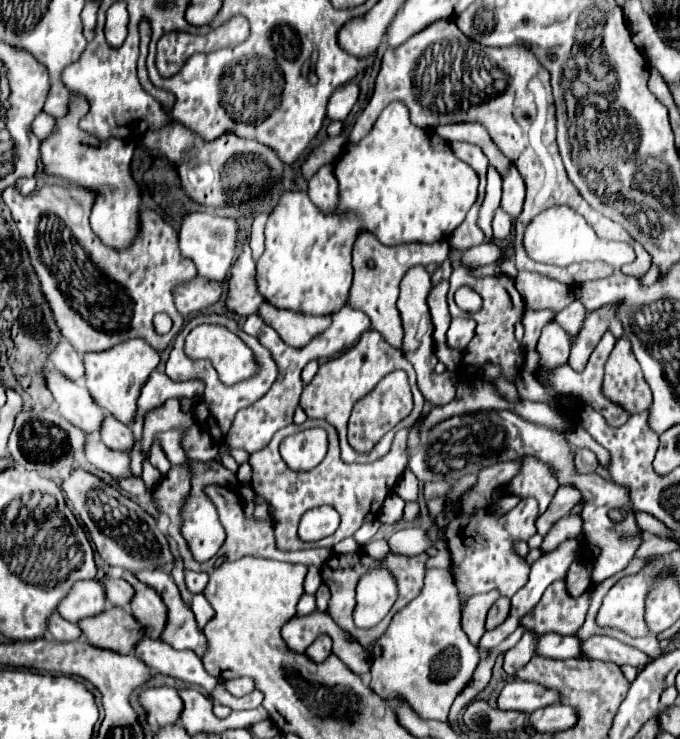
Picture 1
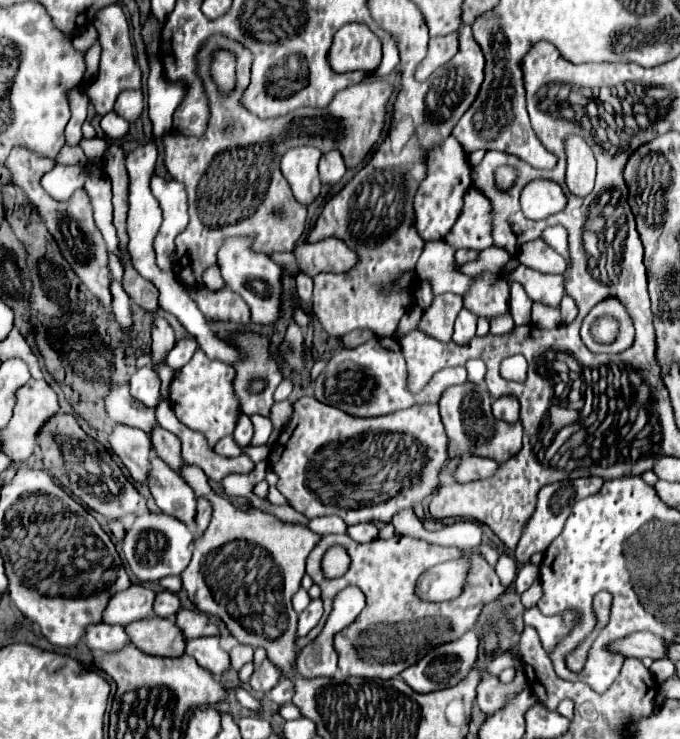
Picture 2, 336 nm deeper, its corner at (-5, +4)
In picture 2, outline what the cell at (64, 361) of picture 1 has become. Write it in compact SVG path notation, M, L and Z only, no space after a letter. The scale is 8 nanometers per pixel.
M114 384L110 394L106 396L106 412L108 412L108 426L132 426L146 430L148 434L158 426L156 410L138 404L124 384Z

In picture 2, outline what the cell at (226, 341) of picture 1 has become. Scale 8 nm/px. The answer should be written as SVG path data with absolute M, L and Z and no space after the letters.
M196 350L188 364L174 372L174 380L170 384L170 404L180 422L202 432L210 446L214 446L220 438L230 436L234 432L236 420L240 416L240 400L234 394L234 376L236 370L218 360L210 360L202 350Z

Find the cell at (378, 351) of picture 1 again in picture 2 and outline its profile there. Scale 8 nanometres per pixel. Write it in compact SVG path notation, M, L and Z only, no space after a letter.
M372 338L358 348L342 348L336 352L324 372L314 382L314 396L334 408L352 416L382 416L396 410L410 408L414 404L436 404L442 392L450 386L466 382L466 368L440 370L418 394L408 390L408 370L402 356L402 348L396 338Z

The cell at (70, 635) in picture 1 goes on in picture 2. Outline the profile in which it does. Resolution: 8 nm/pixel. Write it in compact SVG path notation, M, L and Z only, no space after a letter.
M92 624L86 630L86 646L96 654L108 654L108 652L118 652L124 646L130 644L128 634L124 632L122 626L110 626L110 624Z

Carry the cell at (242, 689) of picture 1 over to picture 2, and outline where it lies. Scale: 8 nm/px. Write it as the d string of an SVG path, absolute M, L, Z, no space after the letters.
M268 658L254 670L252 678L250 678L250 686L256 692L268 692L270 688L274 688L274 684L278 684L278 680L282 680L282 672L278 672L278 666L274 666Z

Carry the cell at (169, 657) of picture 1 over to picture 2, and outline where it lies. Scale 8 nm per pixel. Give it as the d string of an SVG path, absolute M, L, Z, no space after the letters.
M218 636L208 638L194 638L186 642L186 654L196 658L196 662L208 668L212 674L222 676L230 670L230 654L220 648Z

